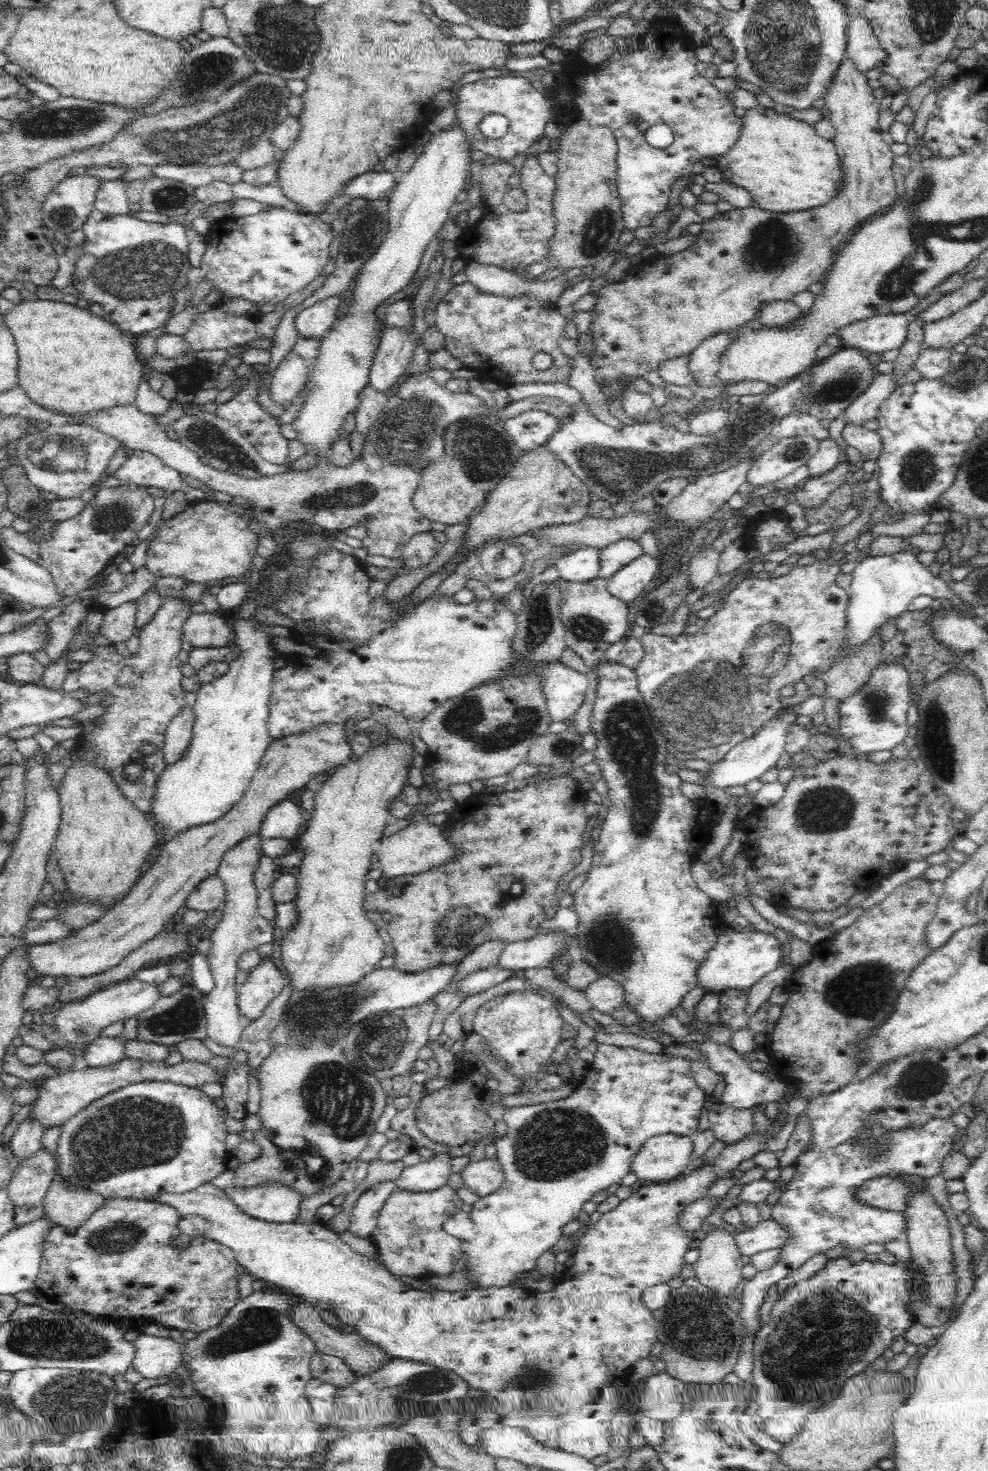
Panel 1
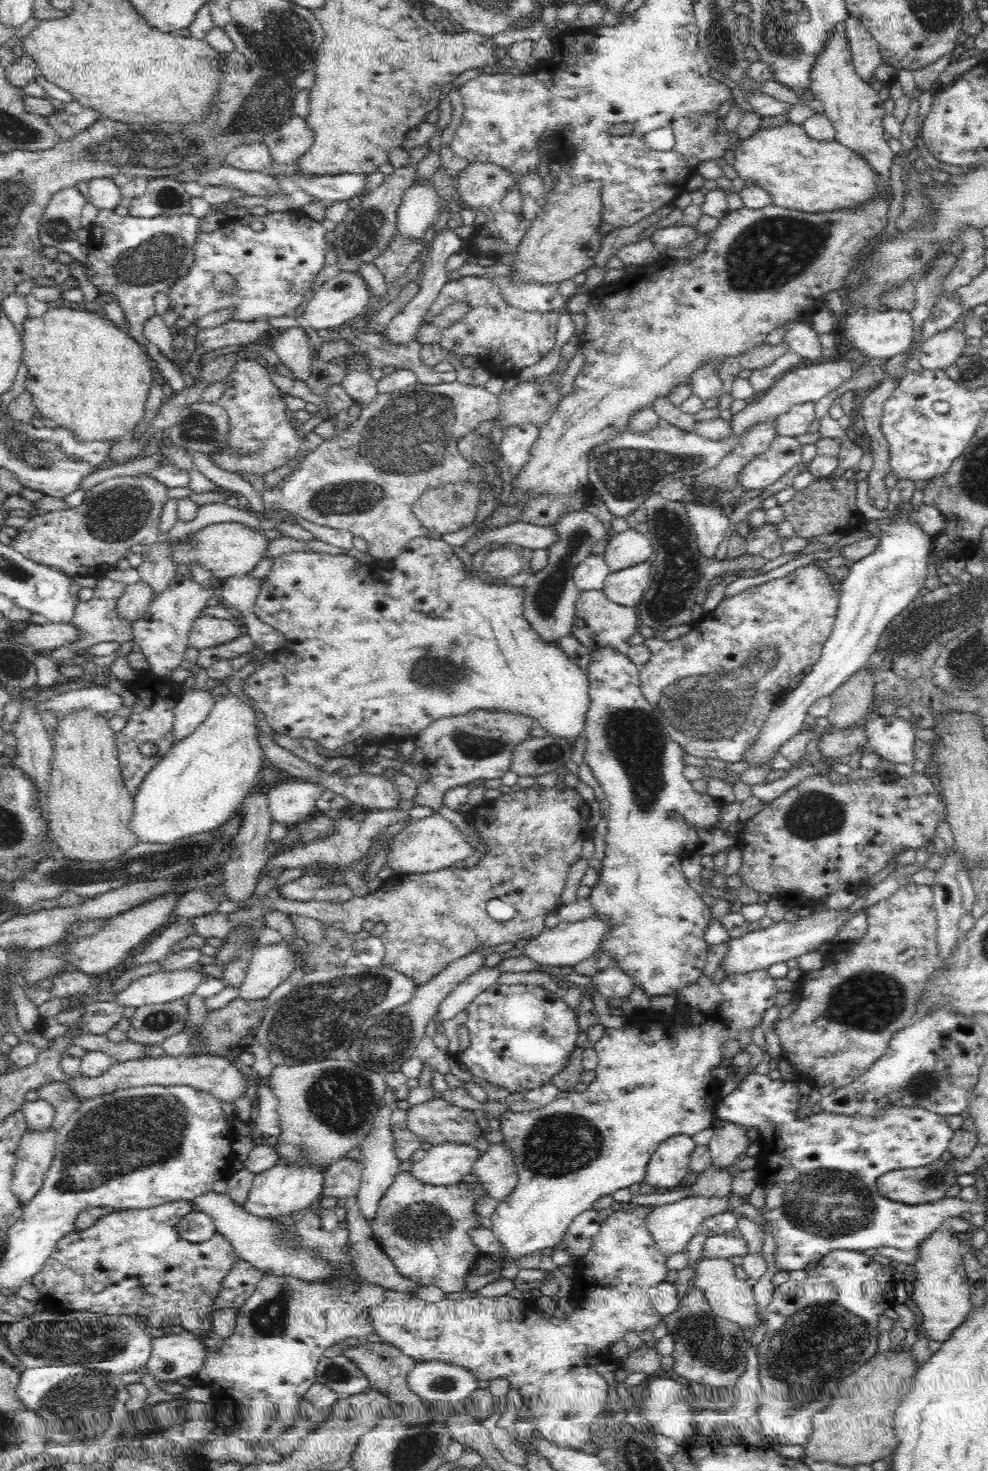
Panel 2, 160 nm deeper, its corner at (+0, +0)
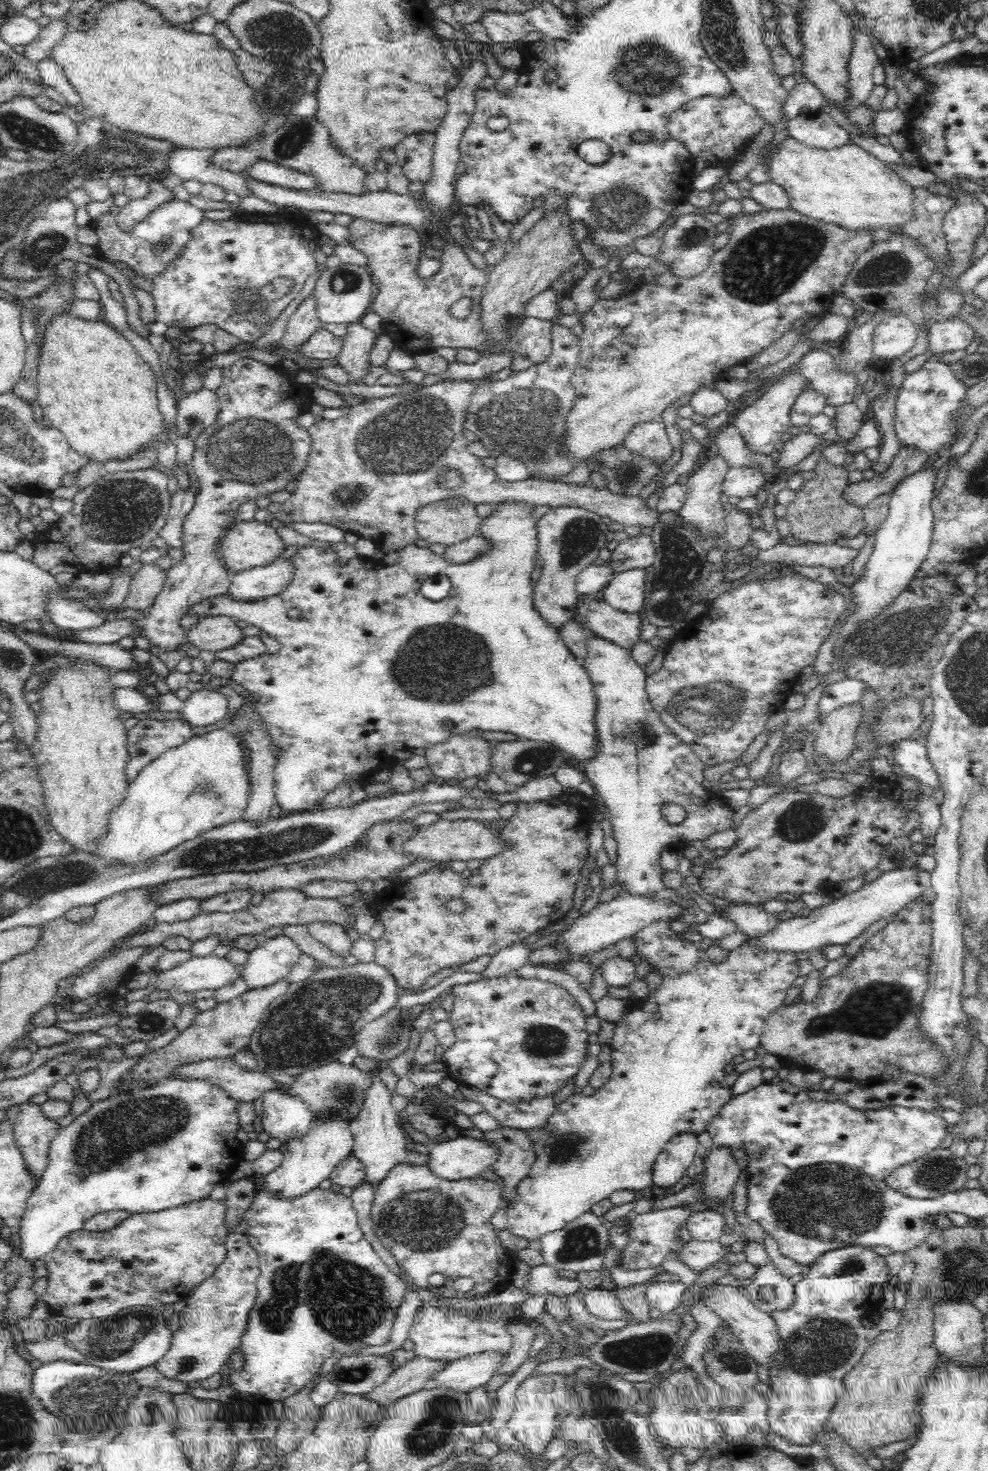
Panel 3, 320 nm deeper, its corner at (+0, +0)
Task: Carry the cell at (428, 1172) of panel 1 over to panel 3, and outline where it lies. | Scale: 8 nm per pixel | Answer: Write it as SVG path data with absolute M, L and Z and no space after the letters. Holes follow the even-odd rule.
M462 1136L434 1145L429 1154L427 1165L432 1172L448 1180L478 1177L500 1158L500 1151L490 1142Z

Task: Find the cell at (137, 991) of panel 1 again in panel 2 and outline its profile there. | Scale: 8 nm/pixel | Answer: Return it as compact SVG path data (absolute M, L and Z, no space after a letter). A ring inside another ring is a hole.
M199 963L194 965L194 968L168 970L168 972L161 970L140 977L117 993L115 1001L122 1007L133 1006L138 1009L150 1004L163 1004L186 998L194 994L201 982L214 977L203 970L202 963Z

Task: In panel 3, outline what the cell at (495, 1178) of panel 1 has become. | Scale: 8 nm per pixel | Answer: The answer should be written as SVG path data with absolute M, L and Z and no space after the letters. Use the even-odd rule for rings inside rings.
M502 1126L484 1133L483 1139L500 1151L498 1162L490 1169L501 1180L501 1197L503 1200L511 1201L516 1194L516 1185L528 1176L532 1165L536 1163L533 1142L526 1130Z

